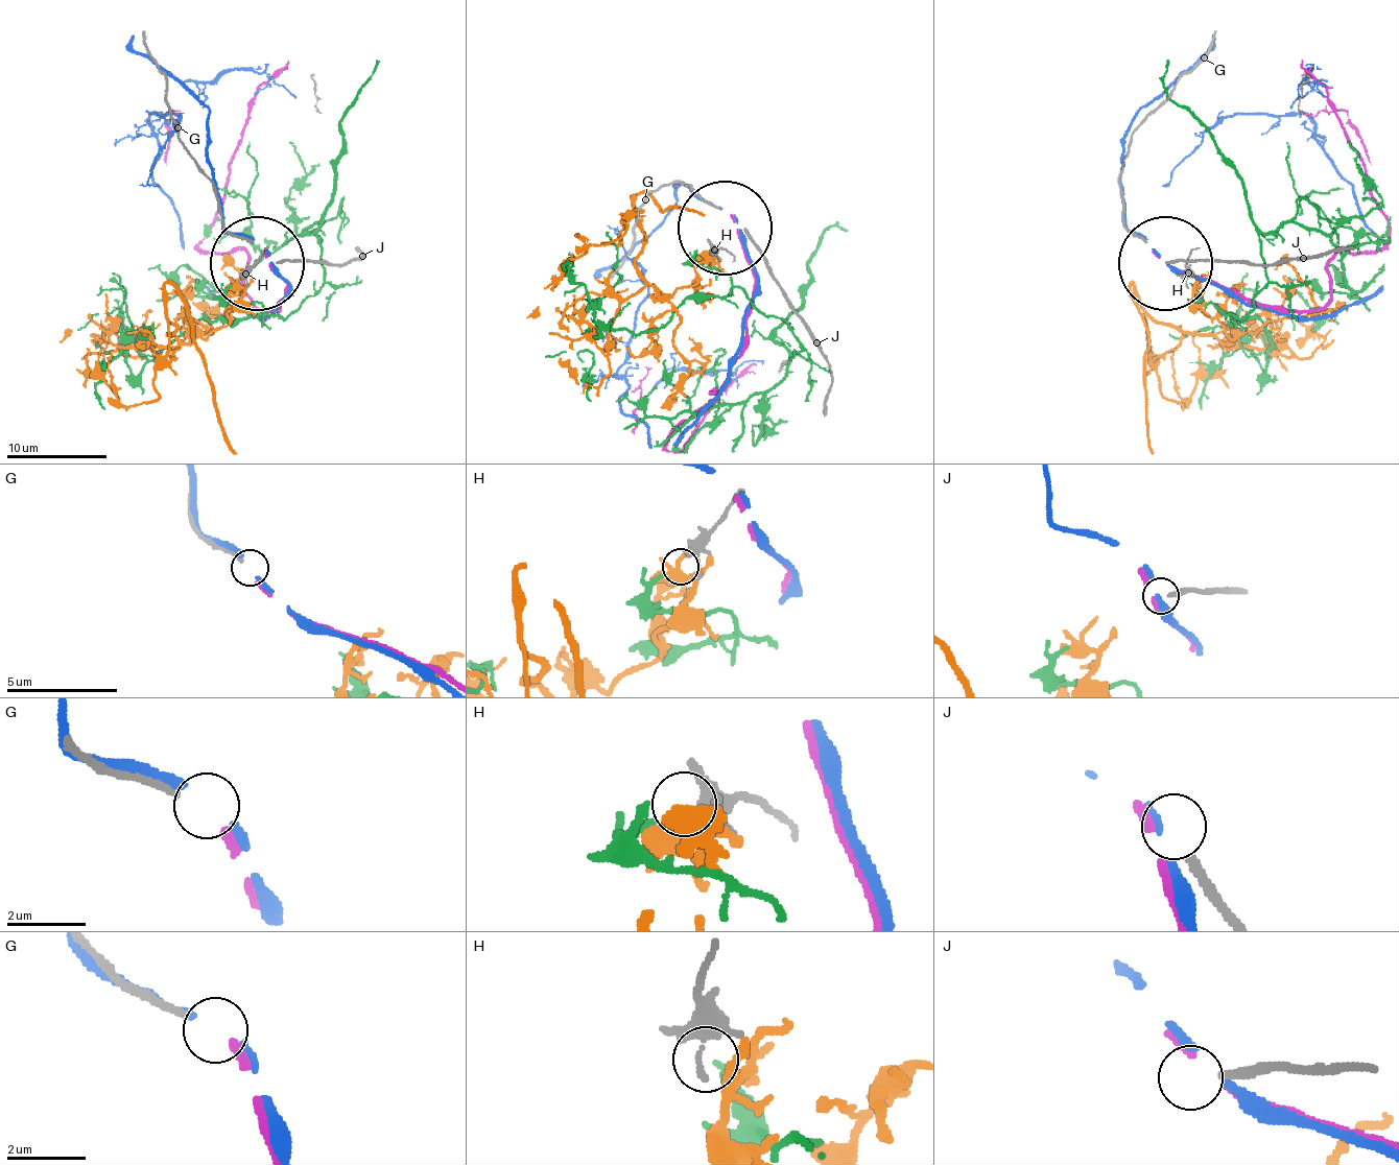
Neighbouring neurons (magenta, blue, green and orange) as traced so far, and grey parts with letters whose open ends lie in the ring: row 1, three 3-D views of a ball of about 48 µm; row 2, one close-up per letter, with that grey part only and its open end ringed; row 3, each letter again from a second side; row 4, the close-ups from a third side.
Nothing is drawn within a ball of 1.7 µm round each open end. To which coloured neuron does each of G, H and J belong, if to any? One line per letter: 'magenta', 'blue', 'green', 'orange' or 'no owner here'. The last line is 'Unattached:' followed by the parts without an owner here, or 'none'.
G: magenta
H: green
J: no owner here
Unattached: J

